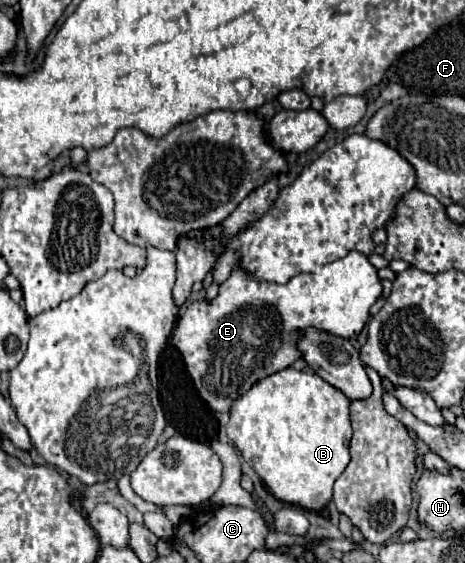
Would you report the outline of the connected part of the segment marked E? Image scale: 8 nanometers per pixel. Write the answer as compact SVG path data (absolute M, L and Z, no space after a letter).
M348 252L344 258L322 266L318 274L296 274L286 284L272 284L256 280L246 268L238 266L230 272L228 280L220 284L220 292L214 300L188 300L182 308L178 324L172 332L172 346L180 350L186 370L202 396L202 400L214 412L230 412L232 404L244 396L262 378L286 370L296 360L302 358L298 350L298 340L308 328L324 330L332 336L352 340L356 338L368 322L370 306L380 298L382 286L376 268L360 252Z

